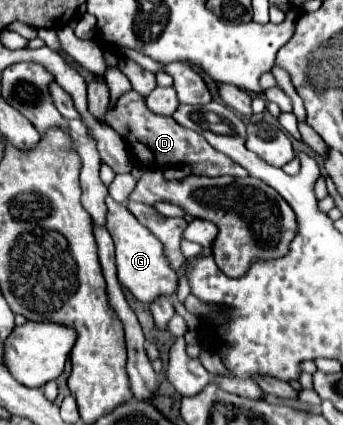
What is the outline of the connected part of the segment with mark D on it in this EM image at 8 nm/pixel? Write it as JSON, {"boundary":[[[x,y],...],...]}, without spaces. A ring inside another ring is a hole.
{"boundary":[[[134,90],[120,96],[114,110],[108,110],[106,122],[126,140],[128,152],[138,158],[142,164],[146,162],[148,168],[164,168],[164,166],[178,166],[178,164],[192,164],[196,174],[208,174],[208,176],[224,176],[230,174],[234,177],[246,177],[248,172],[240,164],[232,162],[226,154],[220,154],[200,134],[194,130],[188,130],[174,122],[174,118],[158,116],[146,108],[146,102],[140,94]],[[136,144],[136,146],[134,146]]]}

